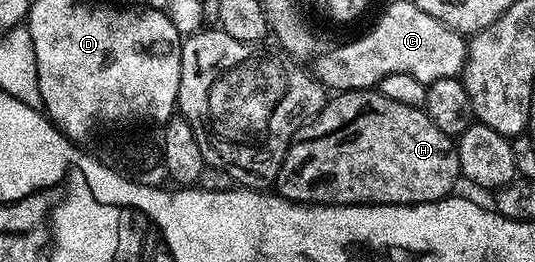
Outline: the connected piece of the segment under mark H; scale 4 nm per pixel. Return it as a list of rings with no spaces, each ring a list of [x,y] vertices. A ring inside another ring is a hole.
[[[376,88],[347,89],[330,96],[316,117],[294,135],[275,189],[280,196],[303,205],[422,205],[450,196],[460,177],[454,138],[439,131],[424,108],[395,103]]]

